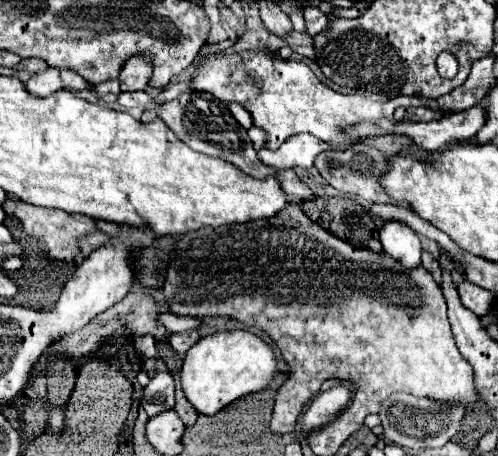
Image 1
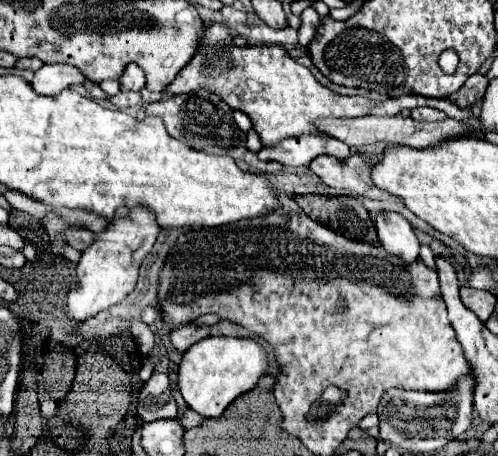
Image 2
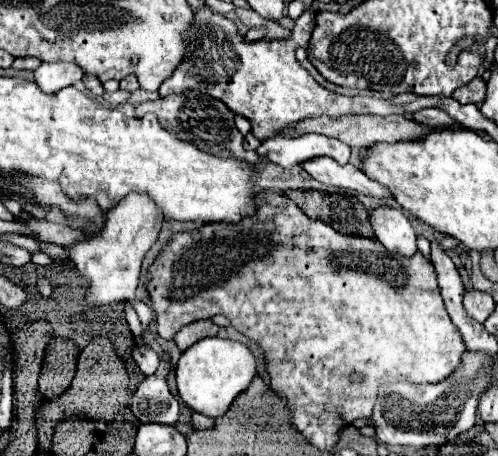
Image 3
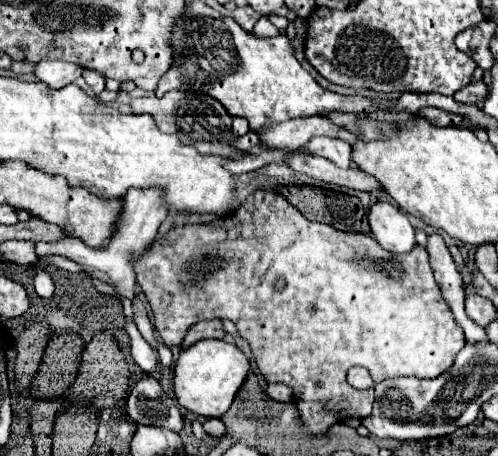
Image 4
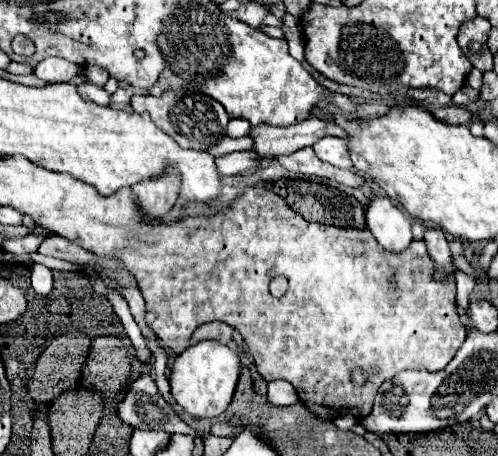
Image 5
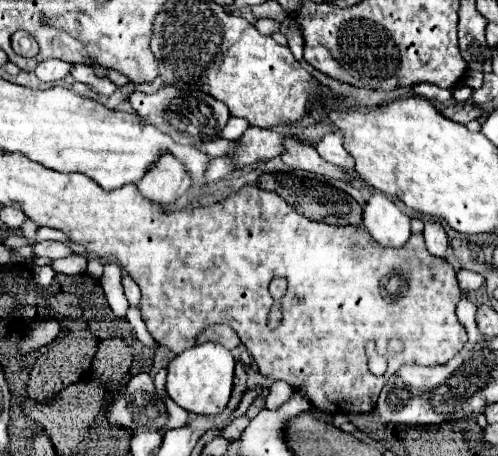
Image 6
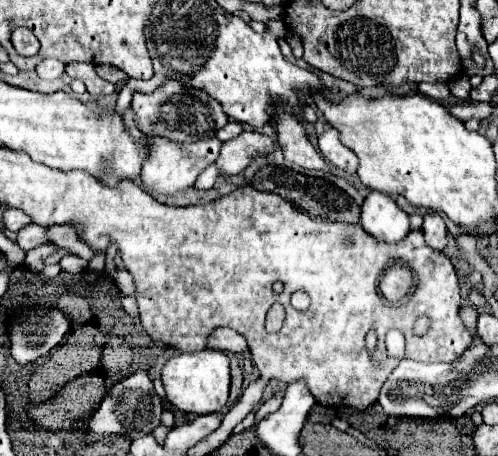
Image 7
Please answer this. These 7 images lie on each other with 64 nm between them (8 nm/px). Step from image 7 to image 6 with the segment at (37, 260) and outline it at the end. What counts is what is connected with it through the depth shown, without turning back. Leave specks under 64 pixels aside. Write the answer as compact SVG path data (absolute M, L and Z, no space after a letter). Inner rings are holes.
M40 242L34 246L34 254L37 257L46 256L46 258L68 258L76 254L68 244L64 242Z

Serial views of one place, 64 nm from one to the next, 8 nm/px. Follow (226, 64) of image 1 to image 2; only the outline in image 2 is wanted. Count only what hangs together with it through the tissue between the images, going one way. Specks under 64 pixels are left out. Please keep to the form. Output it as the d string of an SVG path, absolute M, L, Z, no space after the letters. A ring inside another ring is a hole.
M224 24L206 26L204 36L200 38L198 52L194 60L188 62L174 78L174 82L164 92L184 94L204 88L216 94L230 108L242 110L250 116L254 130L260 134L264 146L274 146L290 136L300 134L322 134L316 128L318 120L324 118L356 118L356 116L394 116L403 108L431 107L443 111L448 117L466 122L473 130L482 130L480 118L475 117L470 108L456 108L446 98L428 98L424 96L402 96L390 98L386 102L370 100L364 96L340 96L326 86L322 86L310 68L292 60L280 46L234 46L232 36Z

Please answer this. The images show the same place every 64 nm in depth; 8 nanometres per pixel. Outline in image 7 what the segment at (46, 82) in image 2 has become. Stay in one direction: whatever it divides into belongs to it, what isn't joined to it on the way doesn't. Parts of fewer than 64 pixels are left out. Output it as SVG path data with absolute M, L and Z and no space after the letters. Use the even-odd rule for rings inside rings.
M46 58L36 66L36 74L44 80L56 80L66 72L66 64L62 64L60 60L54 58Z

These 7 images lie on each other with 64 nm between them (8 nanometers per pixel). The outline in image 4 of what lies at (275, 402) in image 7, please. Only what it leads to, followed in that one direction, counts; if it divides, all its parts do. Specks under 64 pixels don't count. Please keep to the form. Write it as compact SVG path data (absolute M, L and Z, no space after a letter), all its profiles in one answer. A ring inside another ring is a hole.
M268 384L268 388L266 388L266 392L274 398L274 400L280 400L280 402L290 402L290 398L292 398L292 392L288 390L288 386L282 386L282 384Z

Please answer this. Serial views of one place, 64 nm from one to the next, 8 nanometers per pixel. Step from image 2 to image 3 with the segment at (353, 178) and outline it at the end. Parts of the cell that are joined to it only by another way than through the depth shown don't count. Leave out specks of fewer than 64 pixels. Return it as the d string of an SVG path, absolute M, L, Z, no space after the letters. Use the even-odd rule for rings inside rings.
M322 156L322 158L312 158L312 160L304 162L302 168L322 184L350 188L358 194L372 196L372 198L392 198L392 194L384 186L378 186L374 180L370 180L364 174L362 168L358 168L350 162L346 166L340 166L336 160Z

